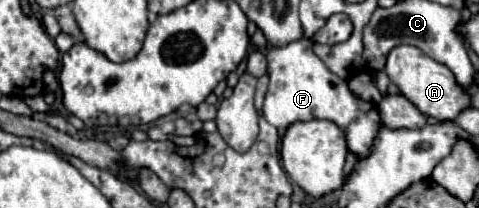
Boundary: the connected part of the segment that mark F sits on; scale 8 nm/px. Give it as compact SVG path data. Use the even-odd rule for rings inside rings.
M297 39L283 47L271 47L267 51L269 63L269 91L263 103L263 117L277 129L287 129L295 121L313 121L313 119L327 119L339 125L349 143L349 151L361 159L367 157L373 149L373 141L379 133L381 119L375 111L375 105L357 97L345 79L333 75L323 61L313 53L311 39Z

